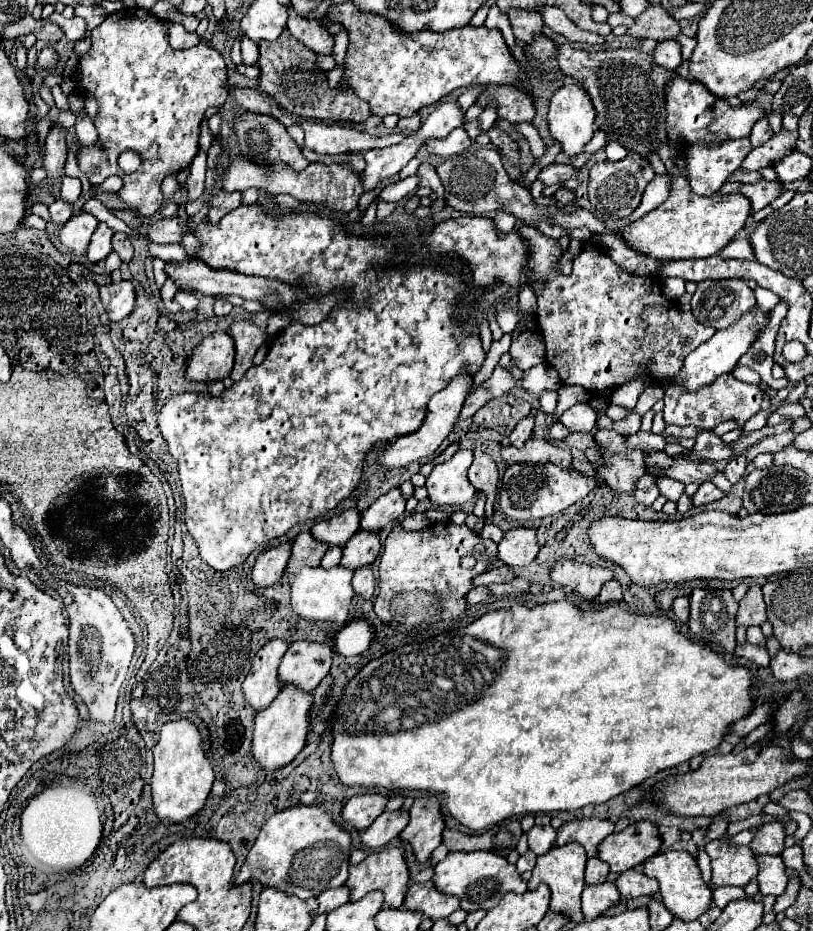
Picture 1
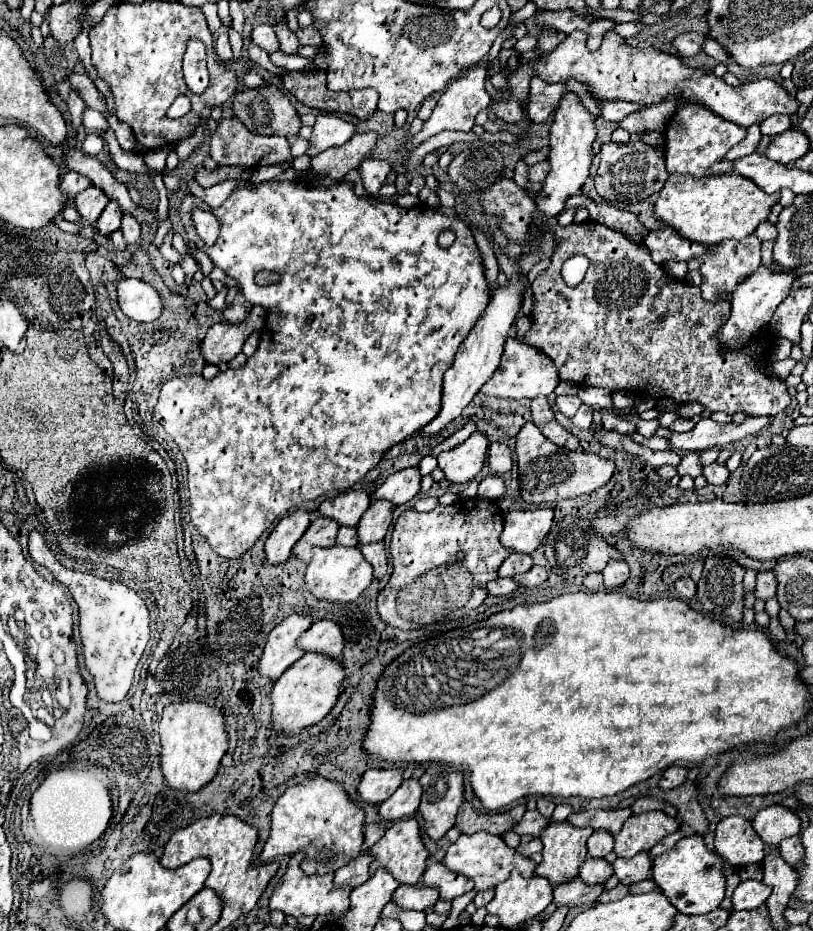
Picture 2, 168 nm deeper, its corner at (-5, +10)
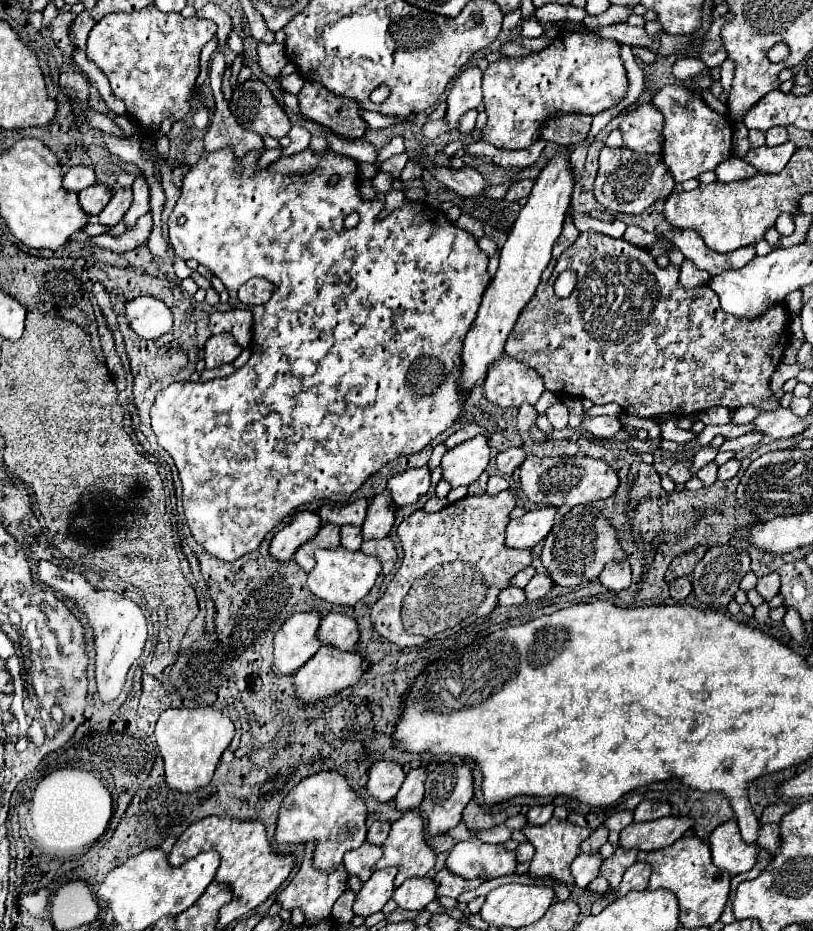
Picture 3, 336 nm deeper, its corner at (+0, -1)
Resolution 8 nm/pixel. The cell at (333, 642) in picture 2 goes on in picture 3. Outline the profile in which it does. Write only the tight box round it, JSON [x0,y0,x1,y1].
[319,612,359,650]

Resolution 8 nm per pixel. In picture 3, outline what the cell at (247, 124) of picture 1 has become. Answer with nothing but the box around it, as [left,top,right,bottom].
[229,78,291,140]

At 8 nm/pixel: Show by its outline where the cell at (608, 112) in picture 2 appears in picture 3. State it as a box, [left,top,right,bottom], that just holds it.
[653,86,733,184]

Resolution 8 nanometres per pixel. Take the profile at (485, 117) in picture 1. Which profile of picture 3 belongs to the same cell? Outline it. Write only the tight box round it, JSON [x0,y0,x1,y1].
[522,16,544,38]

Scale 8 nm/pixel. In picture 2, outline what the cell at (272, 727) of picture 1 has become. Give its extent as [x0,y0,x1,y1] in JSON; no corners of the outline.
[272,653,344,737]

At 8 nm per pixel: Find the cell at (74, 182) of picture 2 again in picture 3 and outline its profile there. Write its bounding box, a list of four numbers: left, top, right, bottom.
[63,166,95,192]

